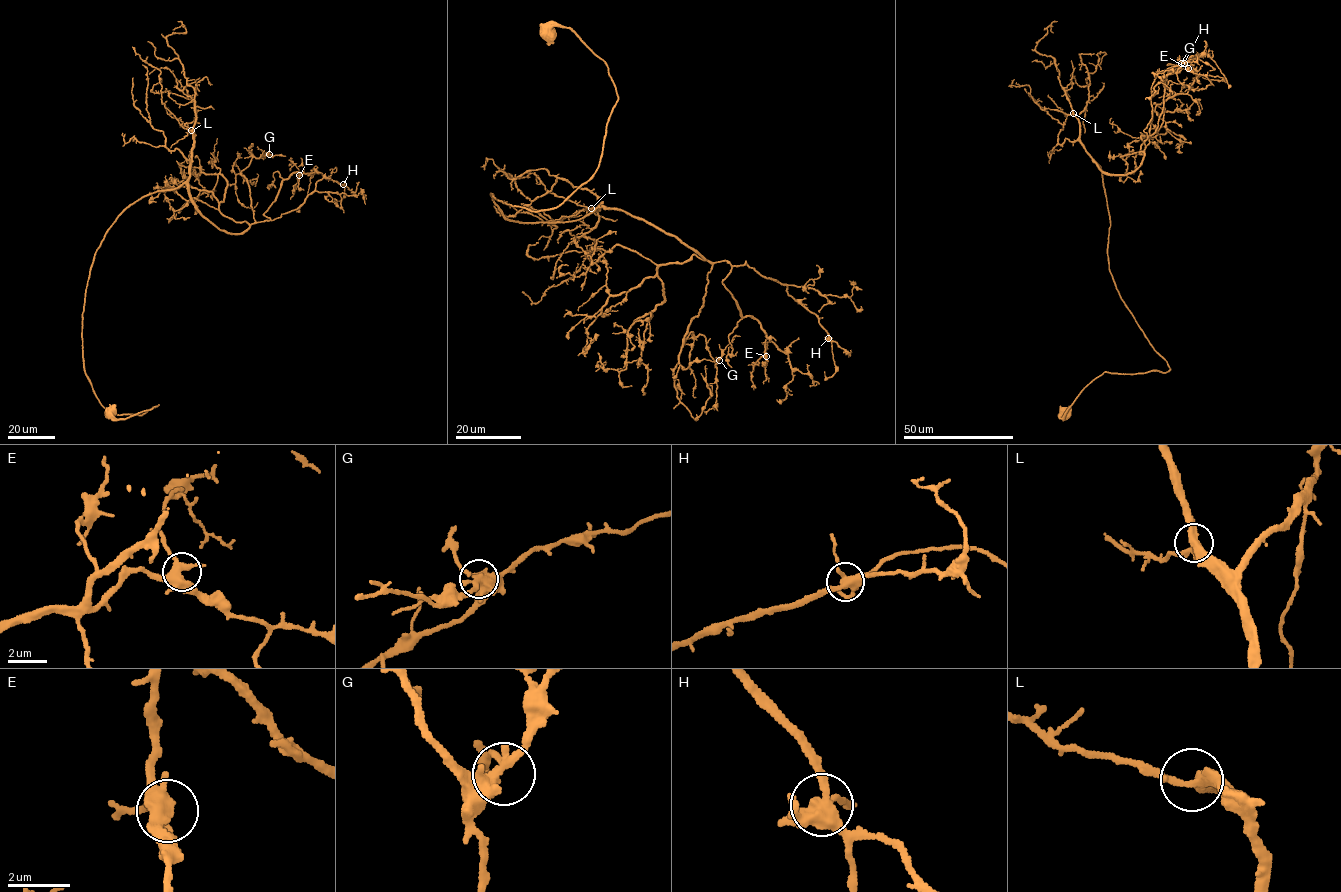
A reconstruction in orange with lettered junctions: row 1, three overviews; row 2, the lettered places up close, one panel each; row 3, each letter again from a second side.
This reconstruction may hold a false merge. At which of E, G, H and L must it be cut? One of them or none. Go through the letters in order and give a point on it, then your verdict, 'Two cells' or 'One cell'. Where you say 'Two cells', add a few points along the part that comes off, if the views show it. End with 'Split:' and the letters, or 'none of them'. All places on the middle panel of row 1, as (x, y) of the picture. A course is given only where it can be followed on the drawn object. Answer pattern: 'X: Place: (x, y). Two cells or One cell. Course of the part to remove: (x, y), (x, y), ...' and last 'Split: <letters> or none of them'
E: Place: (766, 356). One cell
G: Place: (719, 360). One cell
H: Place: (828, 338). One cell
L: Place: (591, 208). One cell
Split: none of them

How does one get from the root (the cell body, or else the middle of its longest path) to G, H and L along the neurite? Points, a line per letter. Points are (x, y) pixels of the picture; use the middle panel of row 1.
G: (548, 33), (613, 81), (599, 166), (547, 210), (492, 200), (679, 238), (712, 265), (683, 343), (719, 360)
H: (548, 33), (618, 101), (595, 172), (539, 212), (490, 193), (504, 218), (616, 208), (829, 338)
L: (548, 33), (572, 28), (613, 81), (599, 166), (547, 210), (490, 195), (513, 222), (591, 208)

